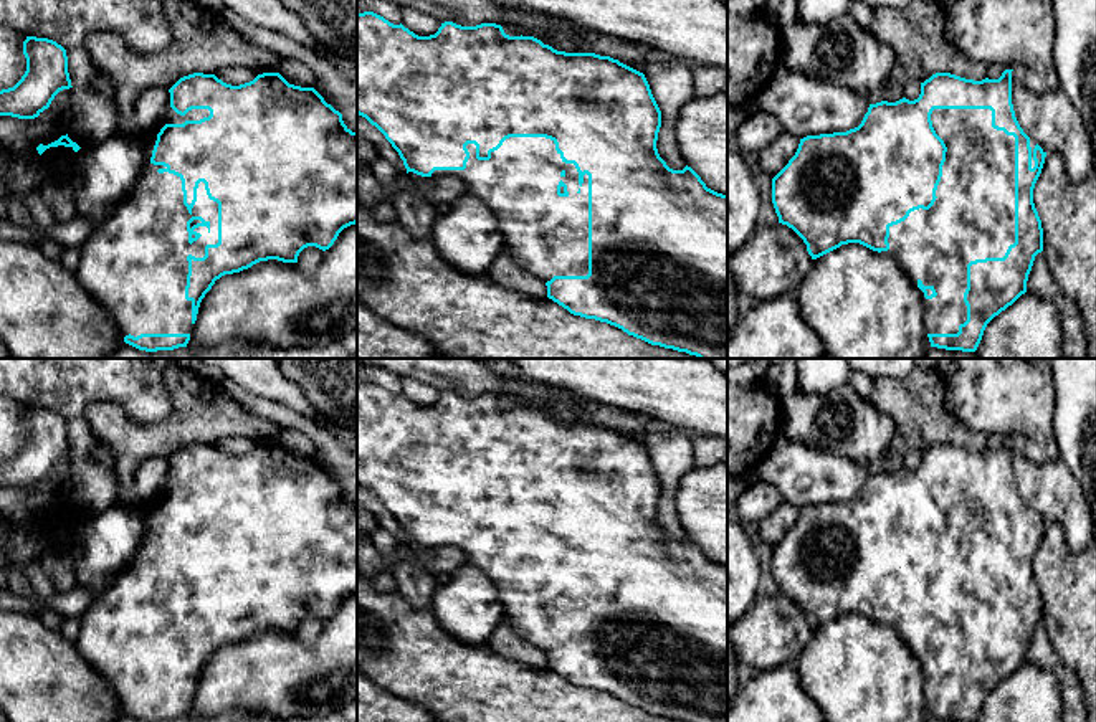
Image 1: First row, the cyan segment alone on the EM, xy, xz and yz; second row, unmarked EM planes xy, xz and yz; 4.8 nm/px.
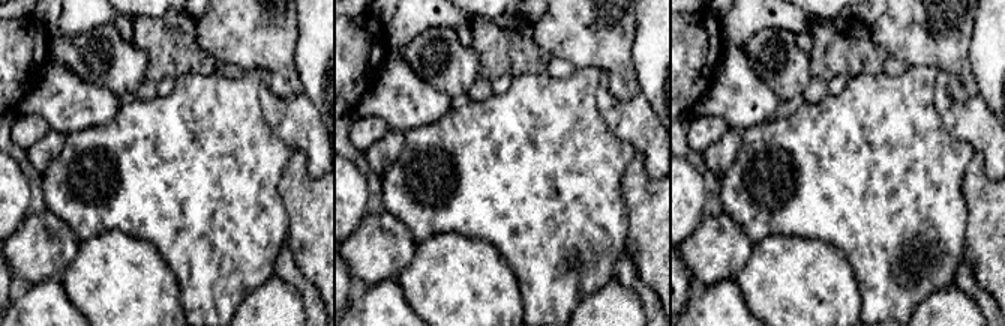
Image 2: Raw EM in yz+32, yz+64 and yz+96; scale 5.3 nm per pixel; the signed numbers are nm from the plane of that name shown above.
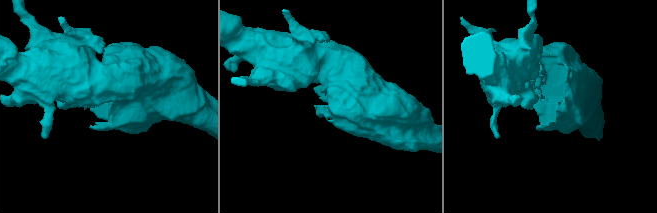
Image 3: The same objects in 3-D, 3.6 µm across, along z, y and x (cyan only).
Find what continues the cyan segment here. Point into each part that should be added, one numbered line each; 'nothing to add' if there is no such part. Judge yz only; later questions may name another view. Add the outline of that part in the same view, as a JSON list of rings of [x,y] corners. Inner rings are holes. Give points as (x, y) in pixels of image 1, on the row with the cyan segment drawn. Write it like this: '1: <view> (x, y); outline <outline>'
1: yz (972, 218); outline [[[934,109],[931,121],[947,147],[937,198],[929,210],[914,210],[904,221],[889,226],[889,249],[881,254],[893,258],[913,284],[921,279],[936,289],[937,296],[926,299],[917,287],[926,332],[957,334],[967,321],[967,264],[1003,258],[1015,243],[1015,137],[992,127],[990,109]]]

